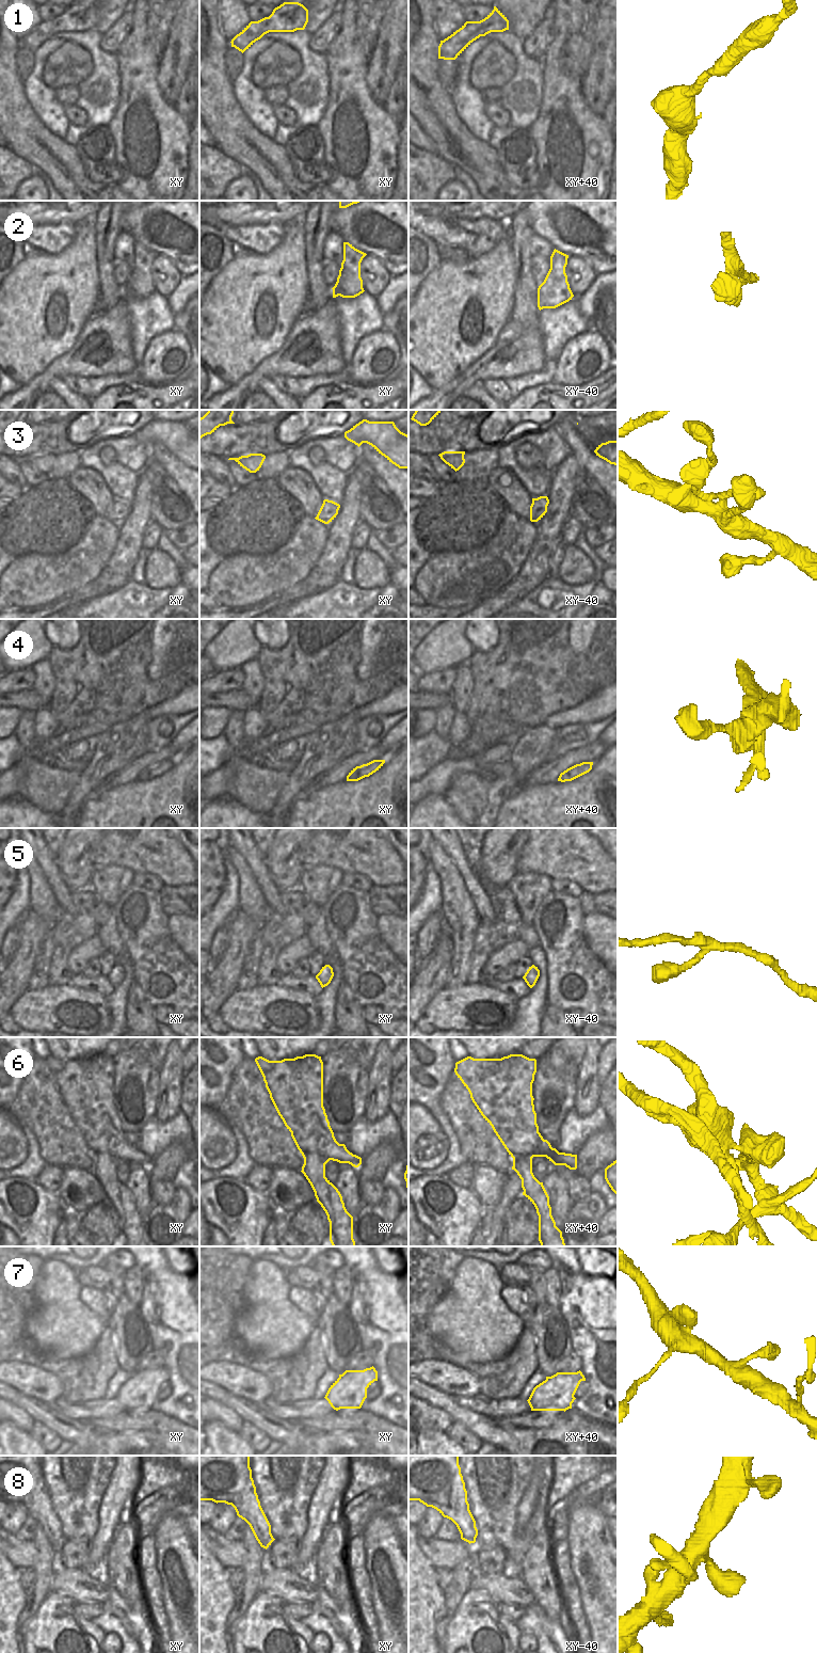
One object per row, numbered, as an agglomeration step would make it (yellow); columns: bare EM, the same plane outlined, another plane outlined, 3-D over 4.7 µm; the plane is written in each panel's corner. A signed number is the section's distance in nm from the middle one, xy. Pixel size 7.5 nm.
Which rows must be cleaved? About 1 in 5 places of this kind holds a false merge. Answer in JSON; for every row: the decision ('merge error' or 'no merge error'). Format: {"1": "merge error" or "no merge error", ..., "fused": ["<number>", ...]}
{"1": "no merge error", "2": "no merge error", "3": "no merge error", "4": "no merge error", "5": "no merge error", "6": "merge error", "7": "no merge error", "8": "no merge error", "fused": ["6"]}

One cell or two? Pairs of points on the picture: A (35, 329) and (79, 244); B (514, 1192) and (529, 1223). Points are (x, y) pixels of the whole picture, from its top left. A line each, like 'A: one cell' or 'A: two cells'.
A: one cell
B: two cells

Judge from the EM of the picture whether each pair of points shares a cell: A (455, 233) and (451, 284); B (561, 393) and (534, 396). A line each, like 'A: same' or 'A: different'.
A: different
B: same

